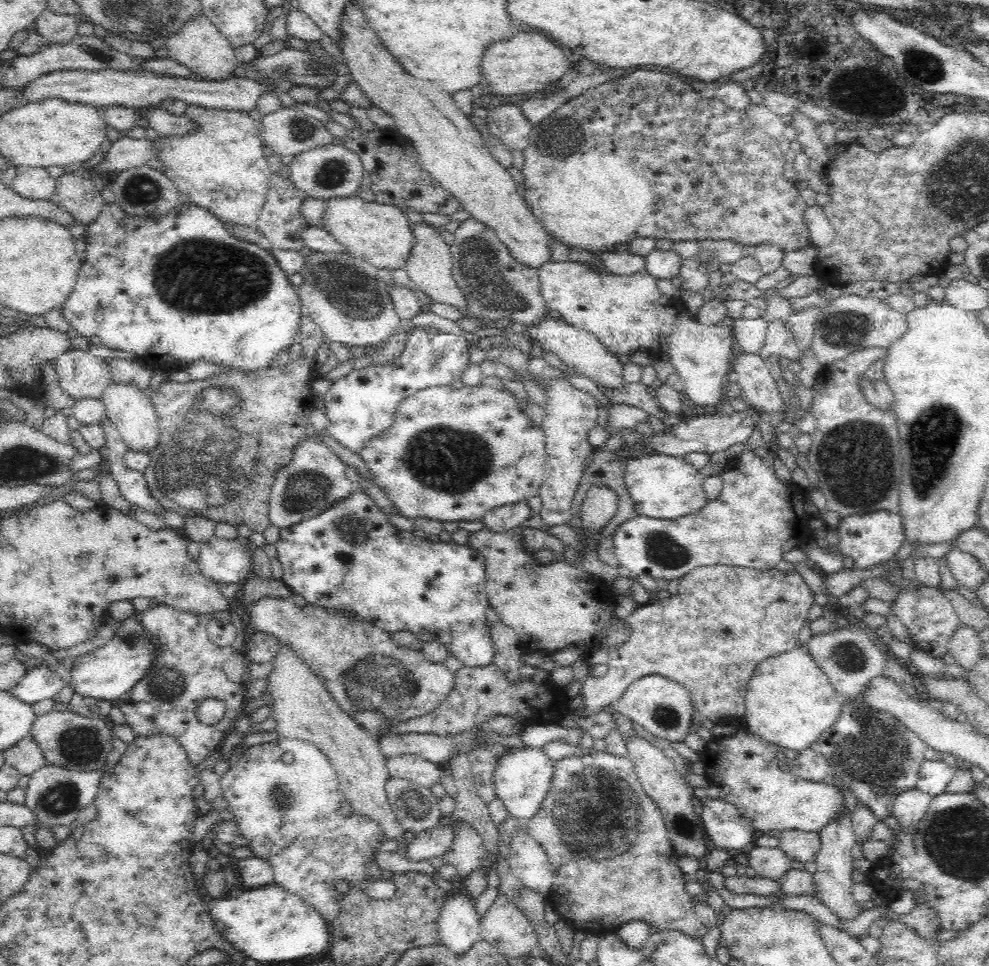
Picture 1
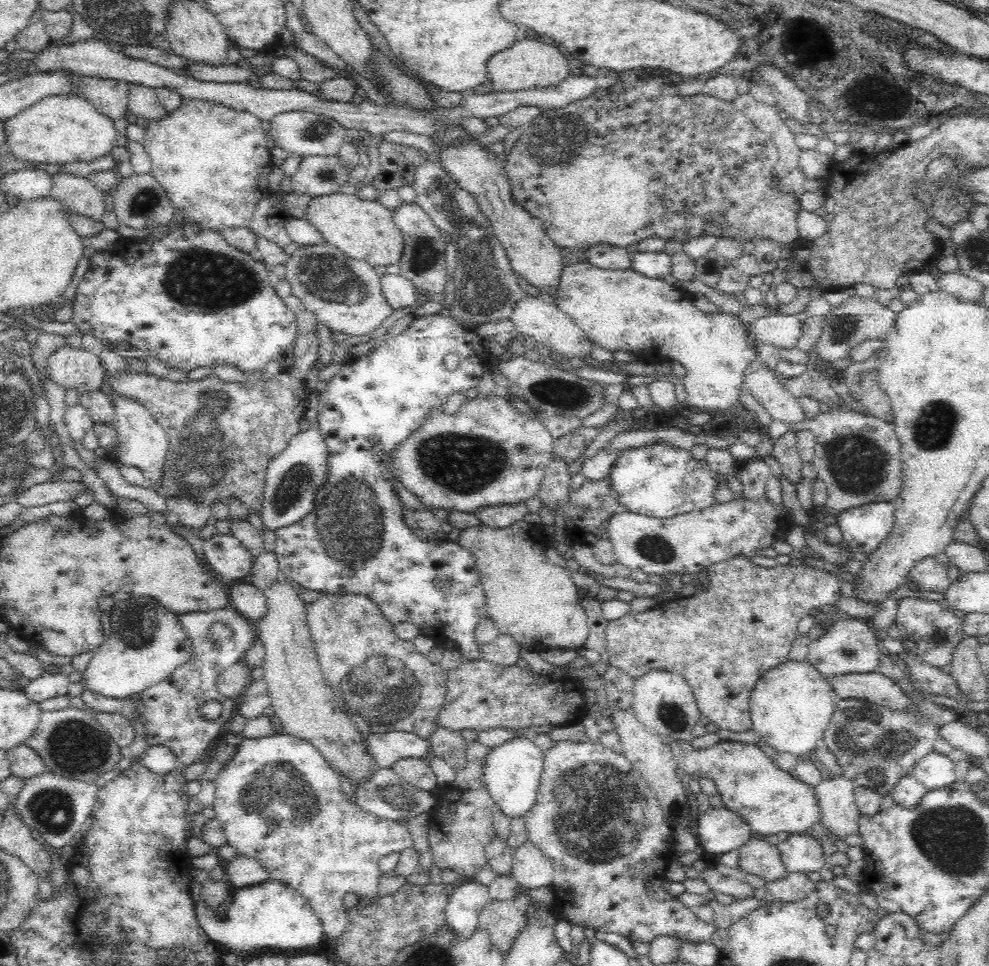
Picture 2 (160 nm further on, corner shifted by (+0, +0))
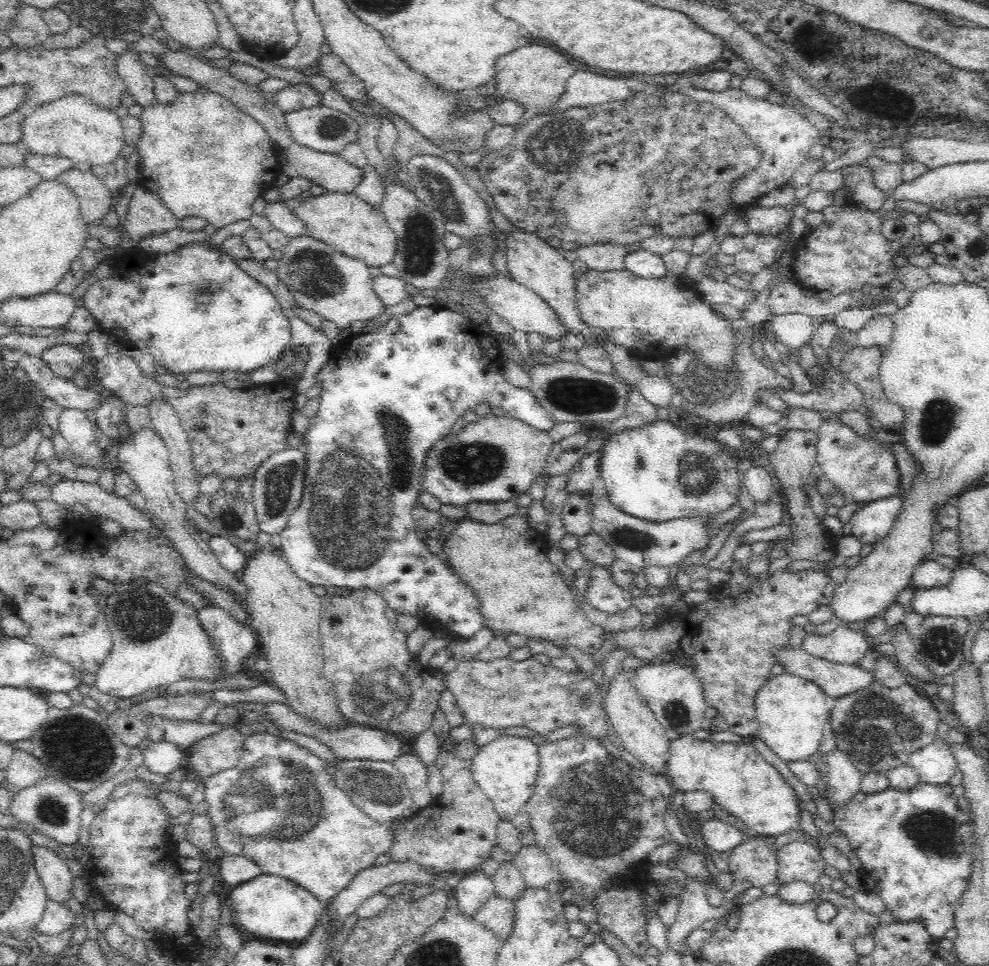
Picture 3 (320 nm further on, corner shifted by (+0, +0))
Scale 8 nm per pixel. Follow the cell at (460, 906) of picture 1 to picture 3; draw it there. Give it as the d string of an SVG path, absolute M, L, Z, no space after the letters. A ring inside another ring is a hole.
M478 869L476 873L463 878L451 892L457 898L460 910L466 916L473 916L495 894L495 886L493 879L482 869Z

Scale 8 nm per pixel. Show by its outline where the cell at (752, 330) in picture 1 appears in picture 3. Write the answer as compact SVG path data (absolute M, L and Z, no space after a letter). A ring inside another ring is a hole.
M799 312L775 315L768 319L765 328L776 334L777 340L784 346L798 349L807 344L813 335L813 318Z

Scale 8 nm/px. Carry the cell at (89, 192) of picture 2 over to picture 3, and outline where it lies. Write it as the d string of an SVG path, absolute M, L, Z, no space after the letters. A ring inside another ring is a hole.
M87 166L64 172L57 181L67 184L78 197L81 217L86 223L101 222L115 204L111 190Z

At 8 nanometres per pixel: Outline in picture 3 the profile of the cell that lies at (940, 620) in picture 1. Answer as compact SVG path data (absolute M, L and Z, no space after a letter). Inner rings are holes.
M909 610L906 613L903 626L912 636L922 661L932 671L932 675L942 678L956 672L965 662L962 647L965 630L971 625L968 620L962 617L924 616Z

